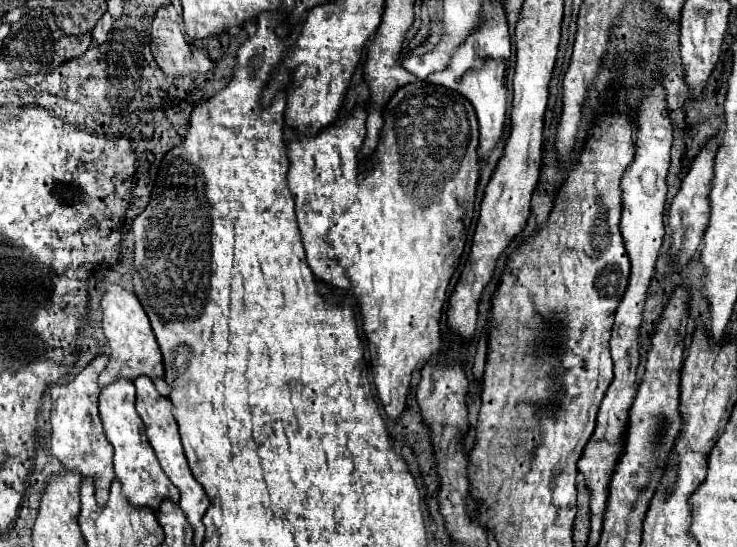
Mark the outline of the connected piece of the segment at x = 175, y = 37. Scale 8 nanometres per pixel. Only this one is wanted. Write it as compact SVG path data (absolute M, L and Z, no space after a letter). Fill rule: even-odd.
M161 6L153 18L151 52L155 64L165 76L183 76L213 70L213 62L203 48L189 44L177 22L169 20L167 6Z

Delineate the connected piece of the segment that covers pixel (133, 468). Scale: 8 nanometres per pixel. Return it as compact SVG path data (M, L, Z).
M119 376L115 382L101 388L99 416L105 428L105 436L115 448L115 456L113 456L115 476L123 484L123 492L127 500L131 500L131 504L135 506L149 506L153 510L159 508L163 498L173 498L173 502L177 502L179 488L169 480L169 476L159 466L159 460L155 458L155 452L145 434L143 420L135 410L135 386L129 378Z

